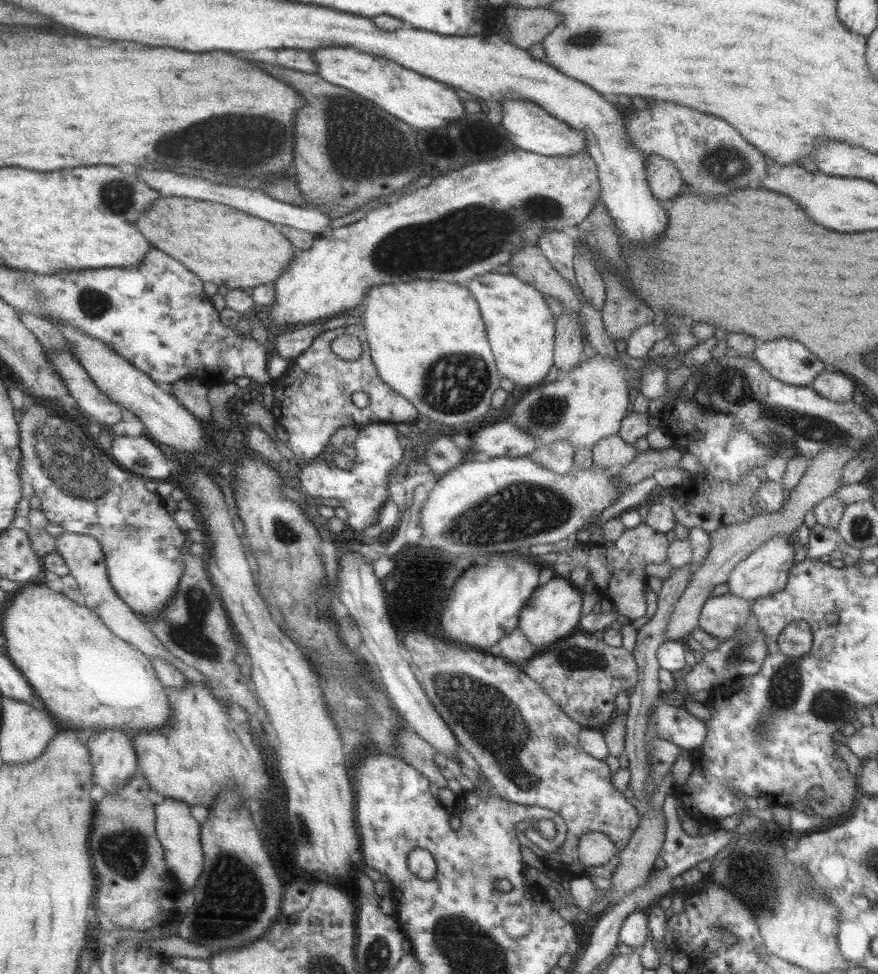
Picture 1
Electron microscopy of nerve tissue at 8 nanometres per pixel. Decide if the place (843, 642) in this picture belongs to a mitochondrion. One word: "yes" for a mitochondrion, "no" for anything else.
no

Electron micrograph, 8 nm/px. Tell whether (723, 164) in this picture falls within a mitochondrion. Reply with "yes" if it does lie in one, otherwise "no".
yes

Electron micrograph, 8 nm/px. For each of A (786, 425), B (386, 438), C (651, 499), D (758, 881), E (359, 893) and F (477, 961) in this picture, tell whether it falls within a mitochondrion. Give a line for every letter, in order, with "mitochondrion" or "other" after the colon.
A: mitochondrion
B: other
C: other
D: mitochondrion
E: other
F: mitochondrion

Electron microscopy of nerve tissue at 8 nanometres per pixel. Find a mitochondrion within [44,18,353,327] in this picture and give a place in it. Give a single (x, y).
(116, 198)

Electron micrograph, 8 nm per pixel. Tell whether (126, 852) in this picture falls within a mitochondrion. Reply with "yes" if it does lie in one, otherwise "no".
yes

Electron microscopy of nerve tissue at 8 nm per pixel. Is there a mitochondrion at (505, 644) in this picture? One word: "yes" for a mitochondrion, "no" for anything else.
no

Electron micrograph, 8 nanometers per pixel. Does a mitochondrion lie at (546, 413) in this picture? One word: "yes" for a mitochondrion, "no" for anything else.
yes

